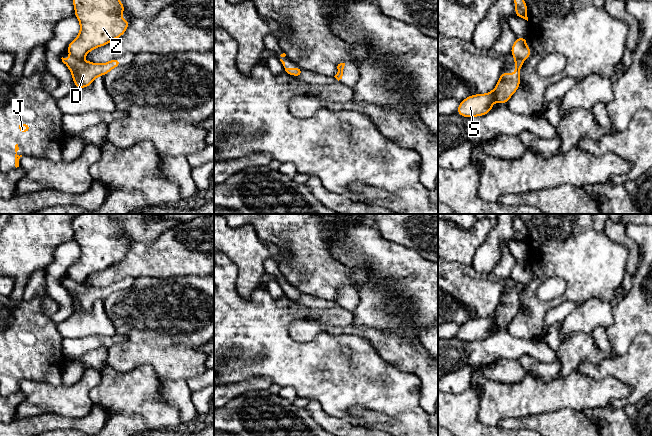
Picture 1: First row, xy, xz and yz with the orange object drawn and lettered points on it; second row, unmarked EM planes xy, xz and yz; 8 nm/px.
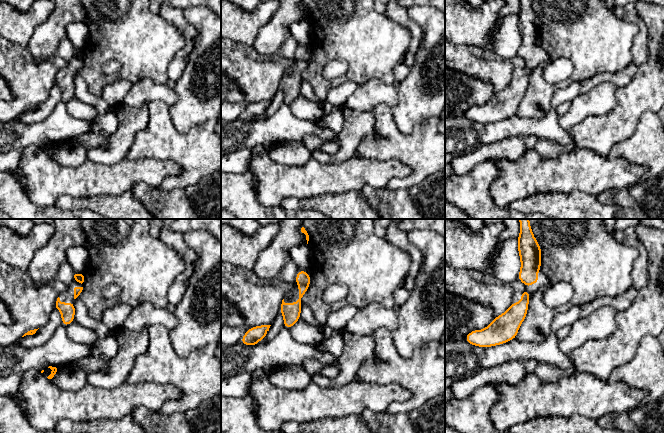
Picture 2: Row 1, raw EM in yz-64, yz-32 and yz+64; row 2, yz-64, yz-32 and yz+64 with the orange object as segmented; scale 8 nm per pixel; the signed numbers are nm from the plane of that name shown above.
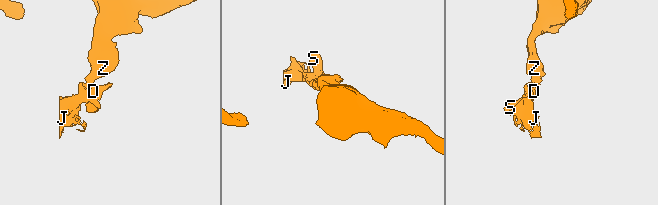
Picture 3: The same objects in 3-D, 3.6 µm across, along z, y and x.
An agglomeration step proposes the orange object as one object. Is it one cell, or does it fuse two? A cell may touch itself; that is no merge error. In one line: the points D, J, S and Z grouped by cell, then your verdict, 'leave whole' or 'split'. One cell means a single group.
D J S / Z | split

